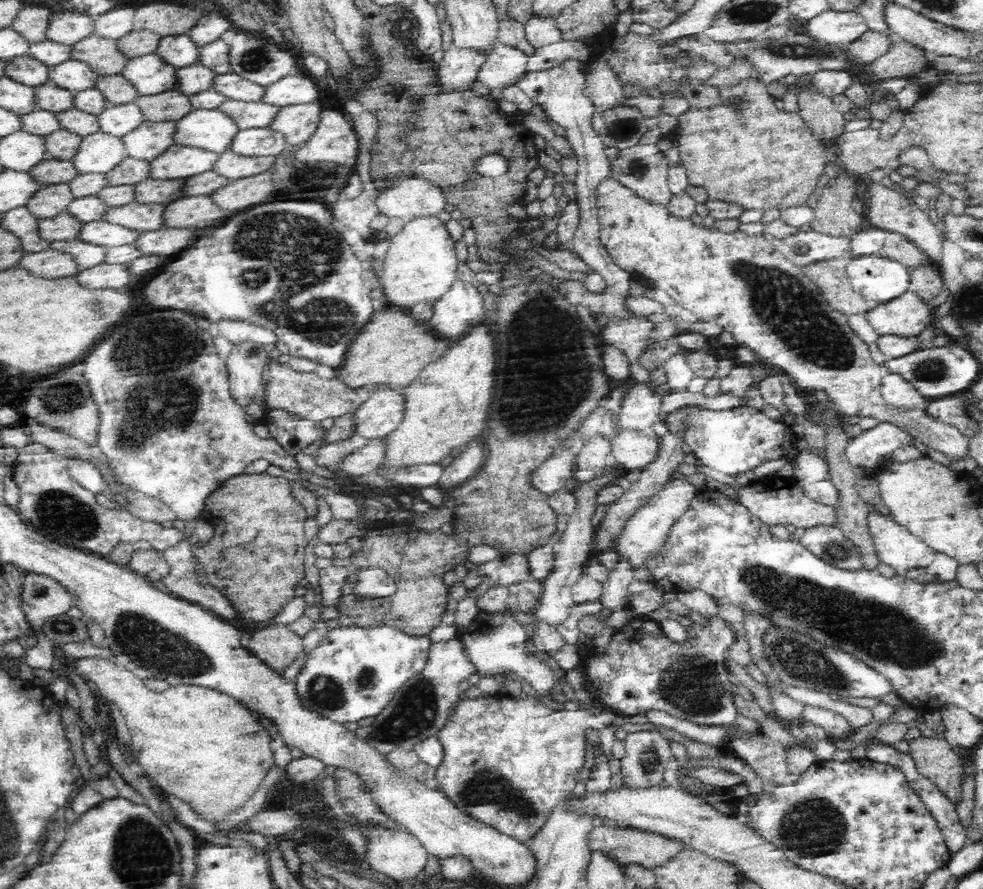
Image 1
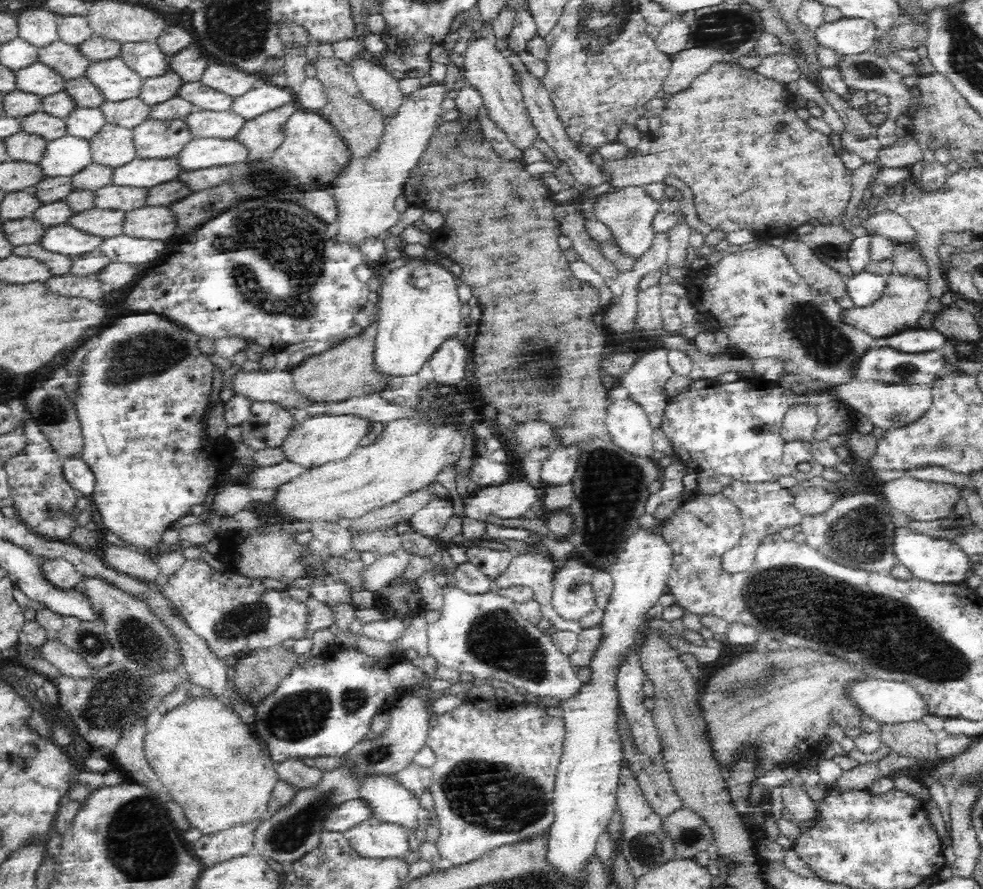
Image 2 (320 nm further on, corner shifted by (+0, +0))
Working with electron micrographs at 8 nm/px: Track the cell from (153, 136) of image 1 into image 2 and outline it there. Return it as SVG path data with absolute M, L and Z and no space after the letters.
M106 123L90 140L93 161L96 164L118 168L138 158L134 129Z

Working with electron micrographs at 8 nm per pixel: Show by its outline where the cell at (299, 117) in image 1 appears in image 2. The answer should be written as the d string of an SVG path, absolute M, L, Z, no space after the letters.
M295 100L276 110L270 110L247 120L242 131L235 137L250 149L248 160L263 159L278 150L285 140L285 127L290 116L300 111L300 104Z

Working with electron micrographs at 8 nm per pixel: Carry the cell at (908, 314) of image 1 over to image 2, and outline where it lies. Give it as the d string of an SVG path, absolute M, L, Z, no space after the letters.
M892 275L887 278L887 284L882 296L875 300L871 305L864 308L856 308L856 306L844 310L844 321L854 325L862 332L874 338L889 337L908 329L918 328L918 320L922 318L922 314L928 312L928 300L930 300L931 292L926 279L910 277L907 275Z

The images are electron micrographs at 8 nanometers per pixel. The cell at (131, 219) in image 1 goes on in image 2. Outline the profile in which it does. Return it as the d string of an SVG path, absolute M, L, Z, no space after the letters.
M94 207L75 213L68 223L84 232L110 238L124 234L124 220L126 220L124 211Z

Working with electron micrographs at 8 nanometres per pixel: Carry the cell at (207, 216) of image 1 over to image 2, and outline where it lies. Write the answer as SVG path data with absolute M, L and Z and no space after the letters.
M144 206L126 212L124 233L150 240L168 240L178 232L178 219L167 206Z

